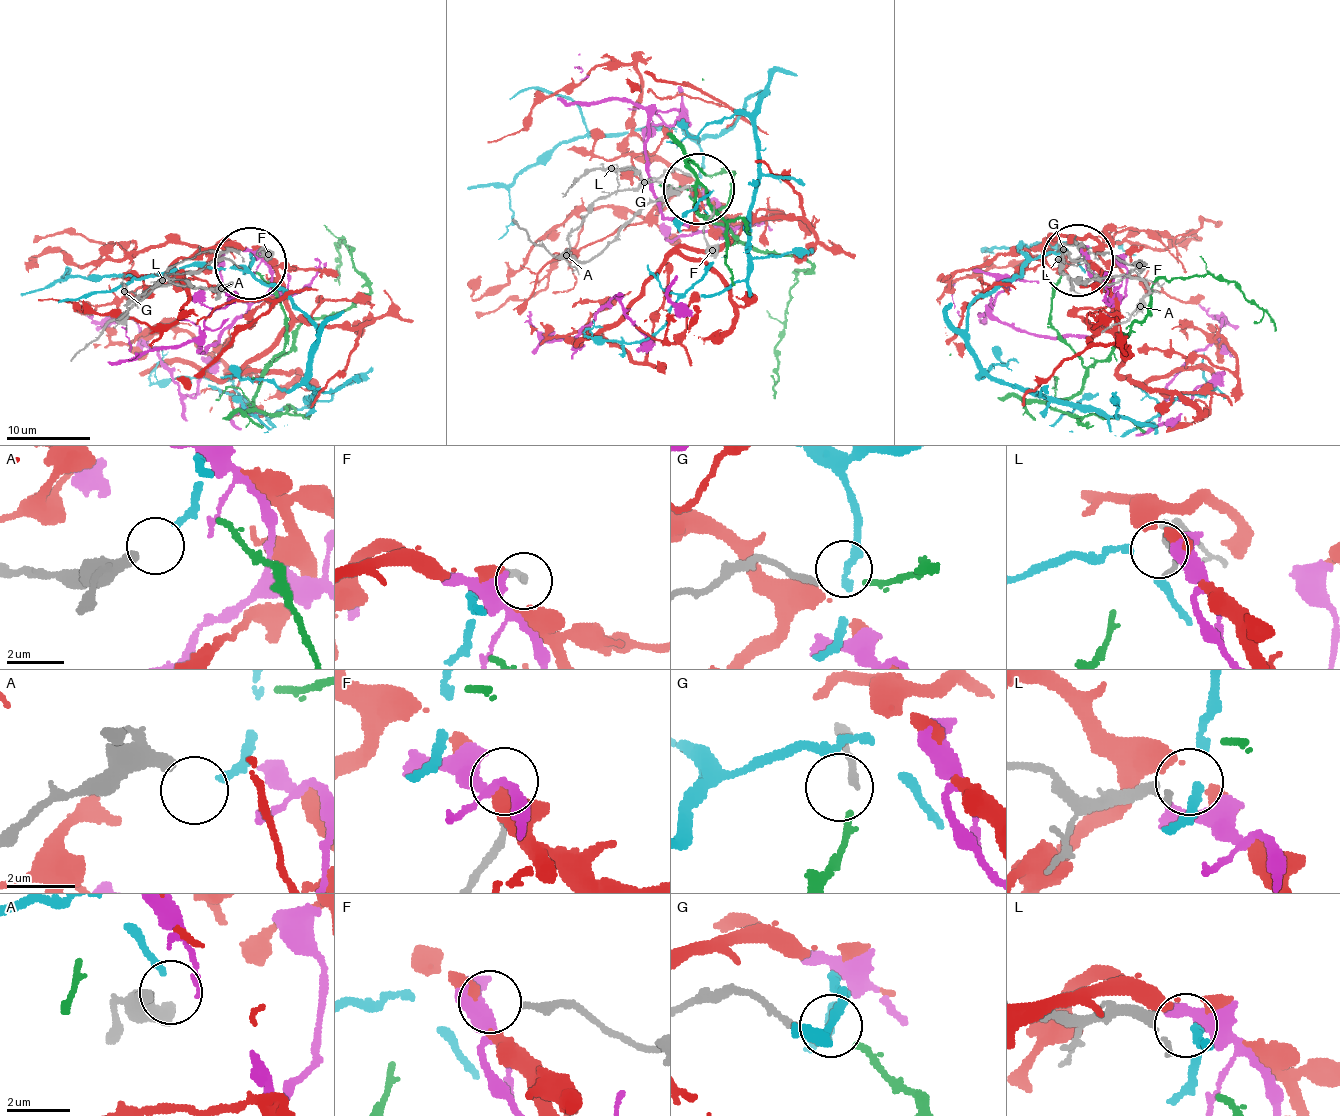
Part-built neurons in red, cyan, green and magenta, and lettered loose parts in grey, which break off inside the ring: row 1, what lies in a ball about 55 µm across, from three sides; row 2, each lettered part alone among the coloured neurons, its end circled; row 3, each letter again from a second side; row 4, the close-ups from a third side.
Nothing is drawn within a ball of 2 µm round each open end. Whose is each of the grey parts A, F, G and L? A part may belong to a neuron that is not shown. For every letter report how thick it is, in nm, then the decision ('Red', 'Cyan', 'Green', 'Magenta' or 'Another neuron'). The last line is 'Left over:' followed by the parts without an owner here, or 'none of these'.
A: Thickness 440 nm. Cyan
F: Thickness 200 nm. Red
G: Thickness 200 nm. Green
L: Thickness 140 nm. Another neuron
Left over: L

